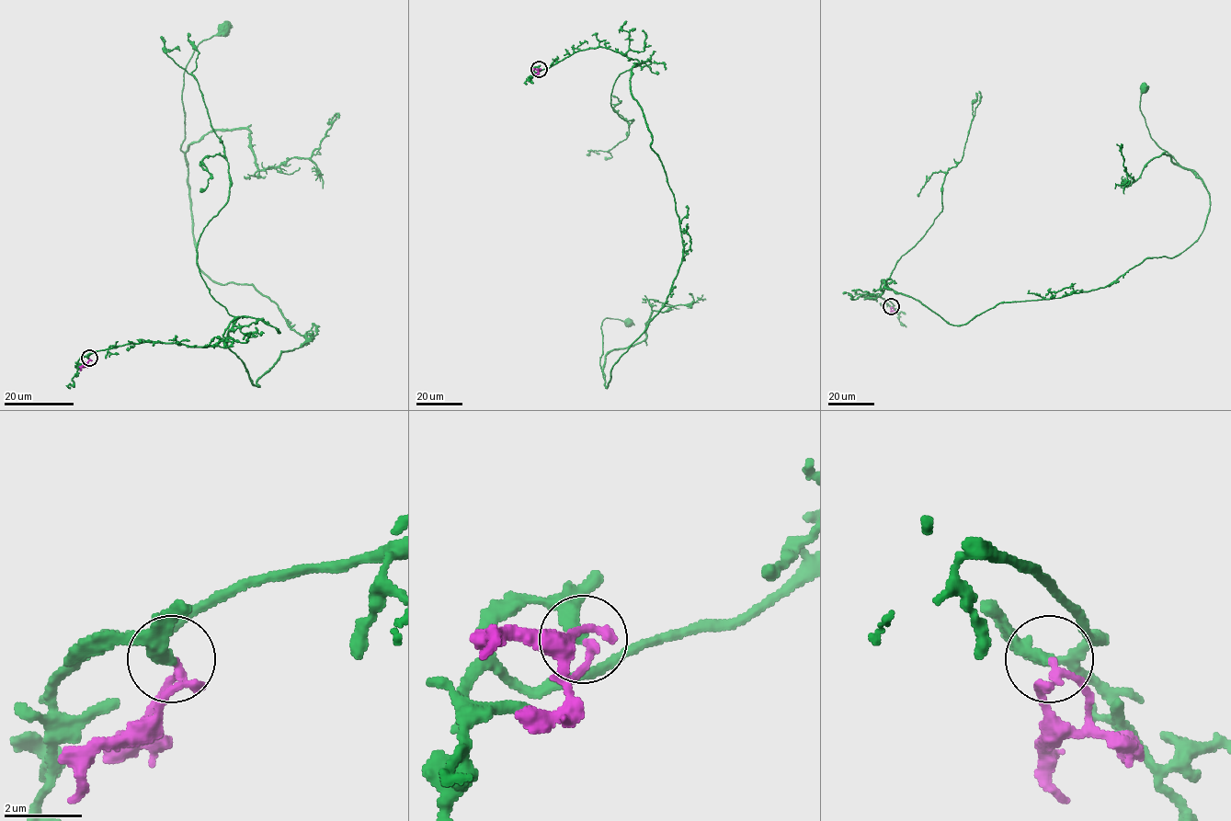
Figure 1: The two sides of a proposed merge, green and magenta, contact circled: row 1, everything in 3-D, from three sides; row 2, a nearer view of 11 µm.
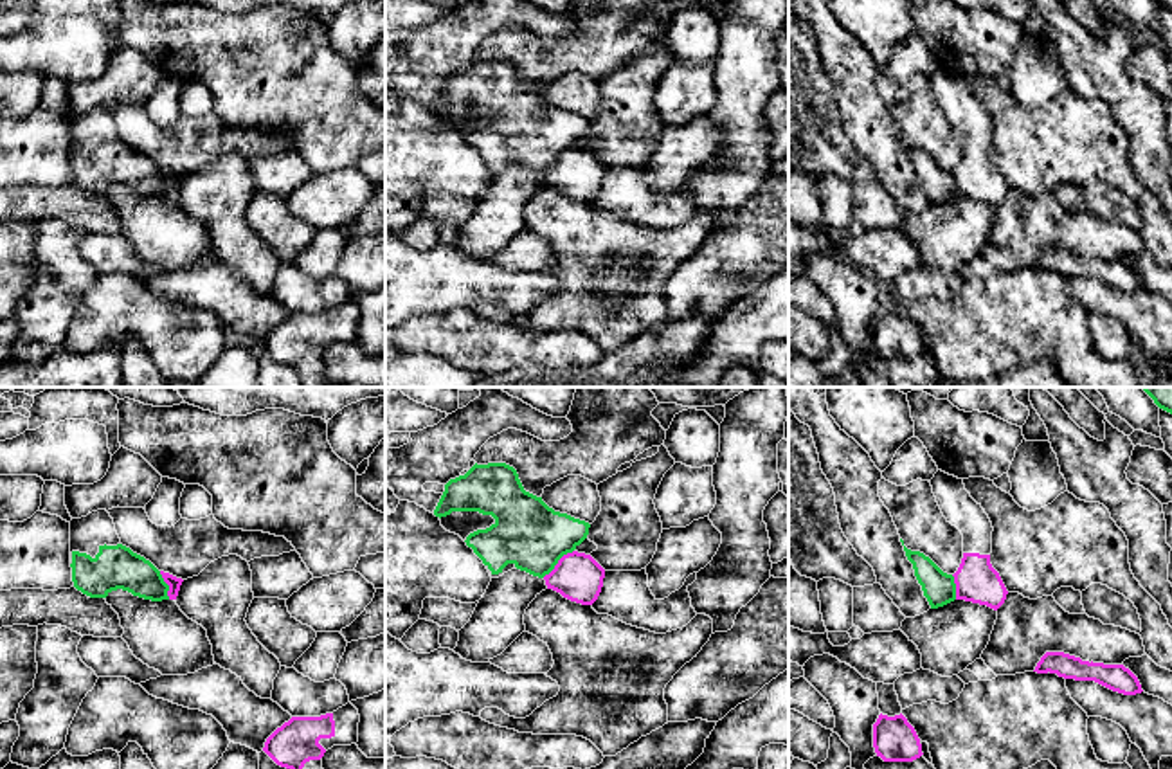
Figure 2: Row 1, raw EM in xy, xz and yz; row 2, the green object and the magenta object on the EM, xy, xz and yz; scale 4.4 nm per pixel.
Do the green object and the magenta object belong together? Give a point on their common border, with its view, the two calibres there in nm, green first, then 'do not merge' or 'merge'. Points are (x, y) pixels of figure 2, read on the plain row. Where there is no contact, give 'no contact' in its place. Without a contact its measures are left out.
xz (557, 159) | 300/220 nm | do not merge

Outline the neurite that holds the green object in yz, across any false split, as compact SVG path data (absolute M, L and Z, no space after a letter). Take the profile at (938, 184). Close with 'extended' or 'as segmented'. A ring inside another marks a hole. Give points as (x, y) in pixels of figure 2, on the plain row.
M904 142L907 157L913 160L915 173L922 182L931 205L943 204L956 196L954 173L943 169L929 153Z; as segmented

